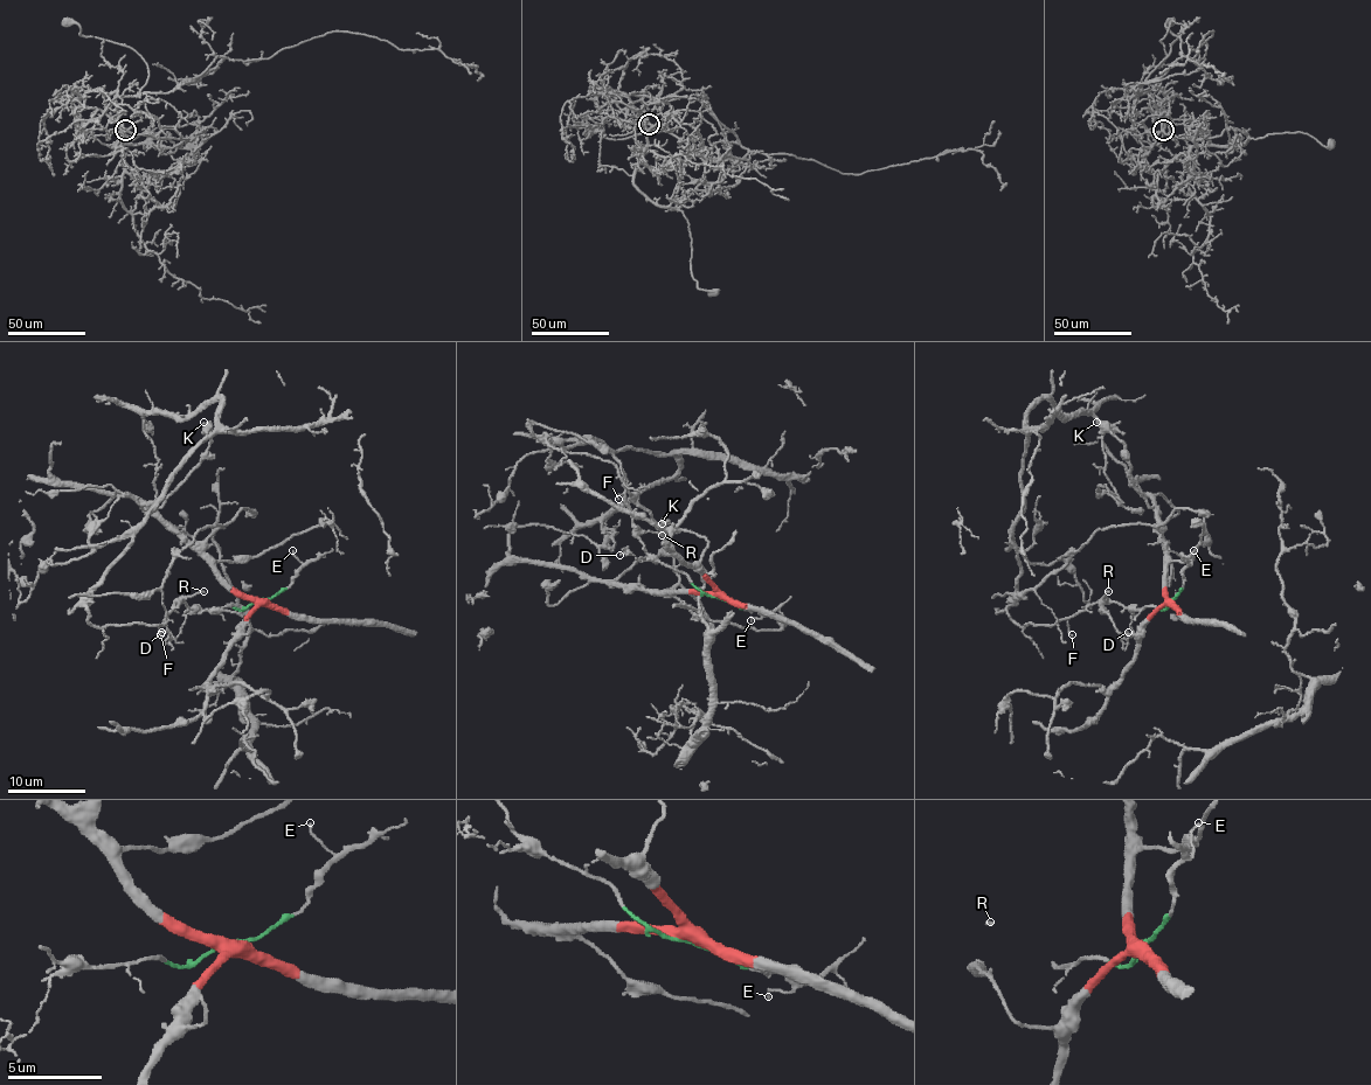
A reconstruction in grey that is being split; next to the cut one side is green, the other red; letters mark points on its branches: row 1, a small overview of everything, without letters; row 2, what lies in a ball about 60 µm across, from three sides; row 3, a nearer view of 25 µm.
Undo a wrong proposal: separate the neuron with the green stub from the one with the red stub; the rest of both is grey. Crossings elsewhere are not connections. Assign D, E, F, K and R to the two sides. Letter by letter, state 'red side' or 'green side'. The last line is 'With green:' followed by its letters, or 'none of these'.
D: green side
E: green side
F: green side
K: red side
R: green side
With green: D, E, F, R

